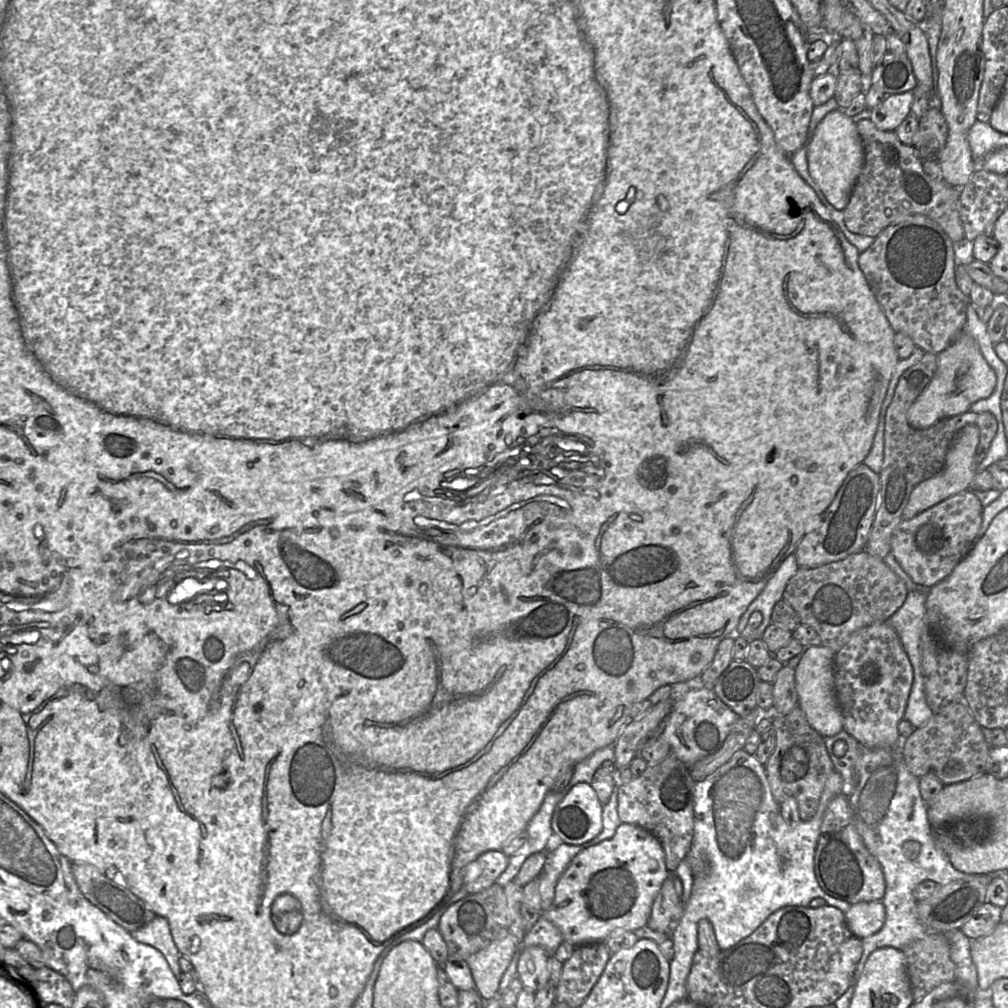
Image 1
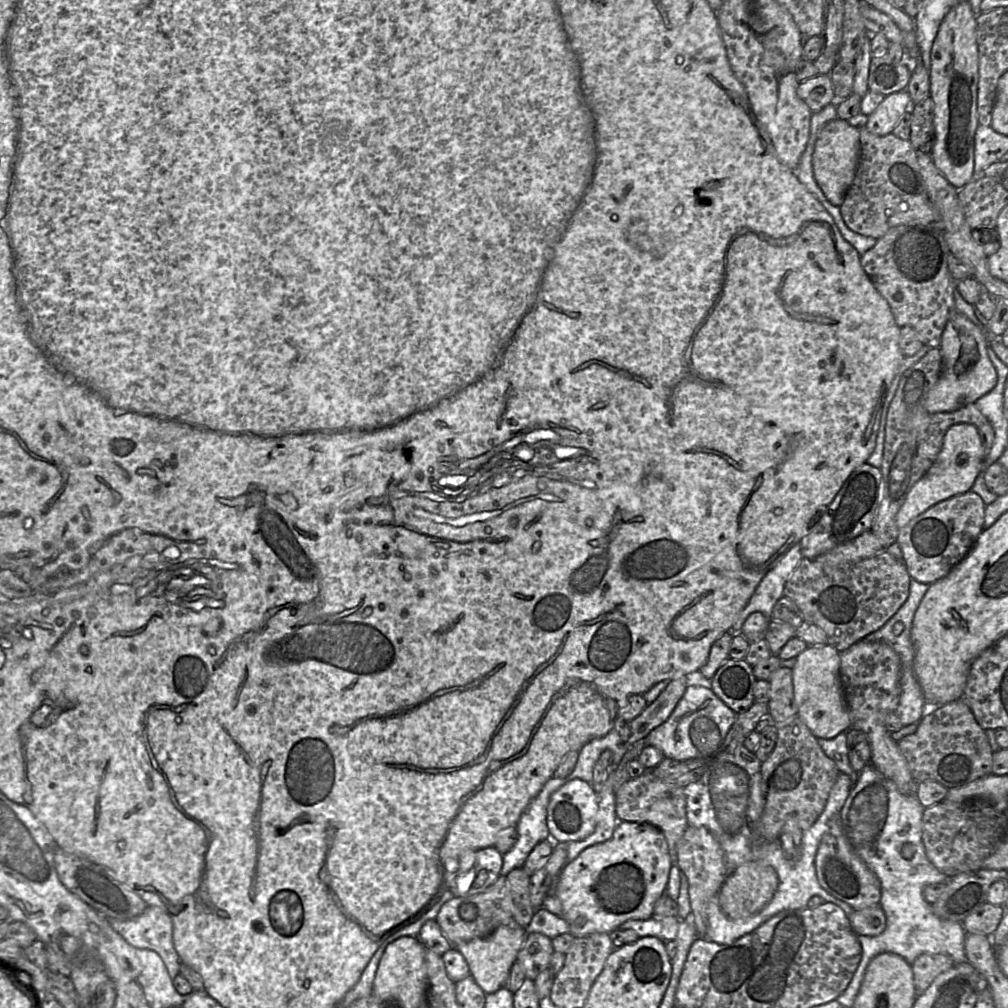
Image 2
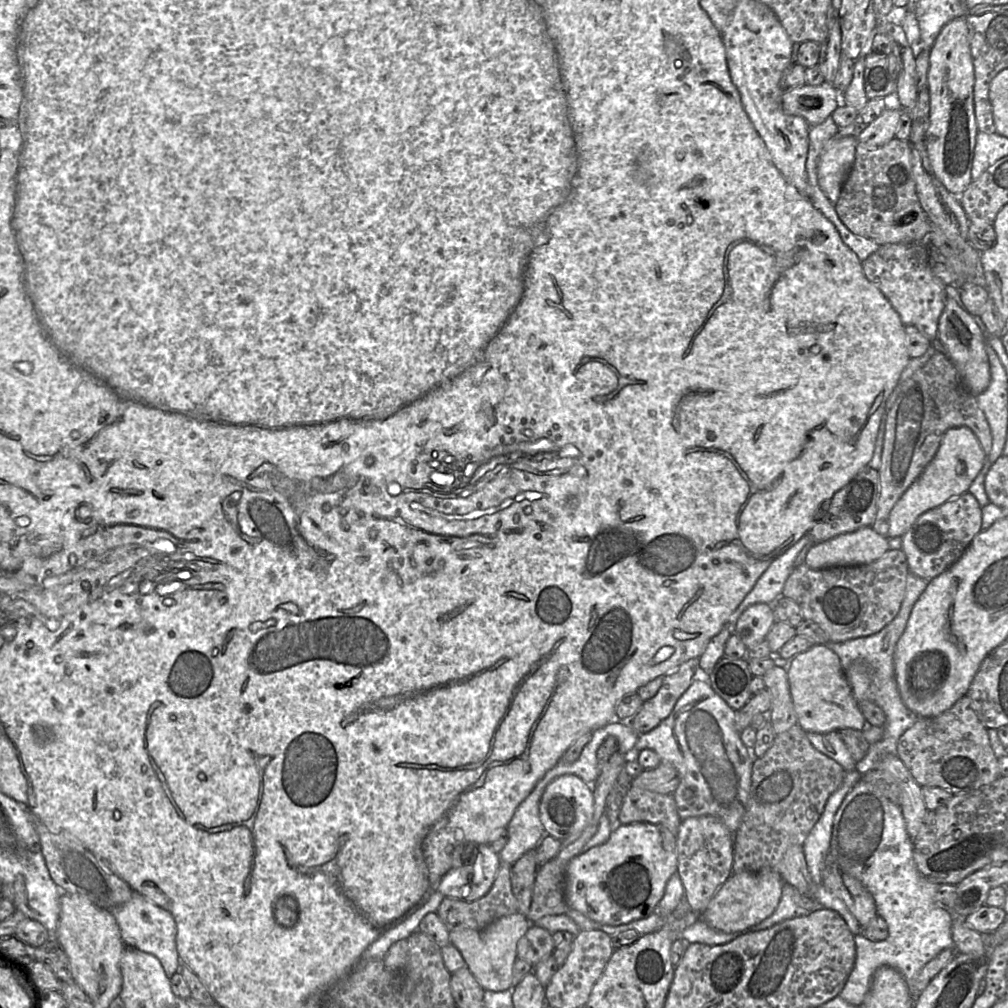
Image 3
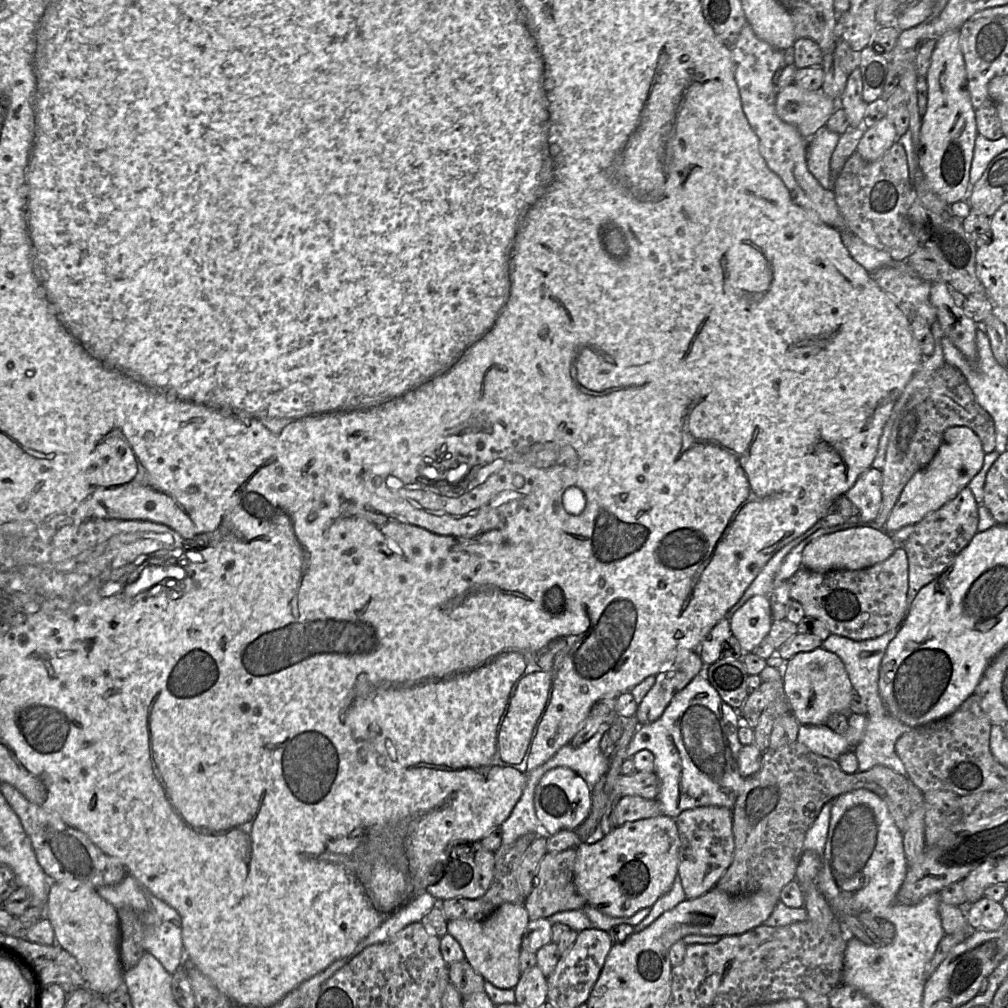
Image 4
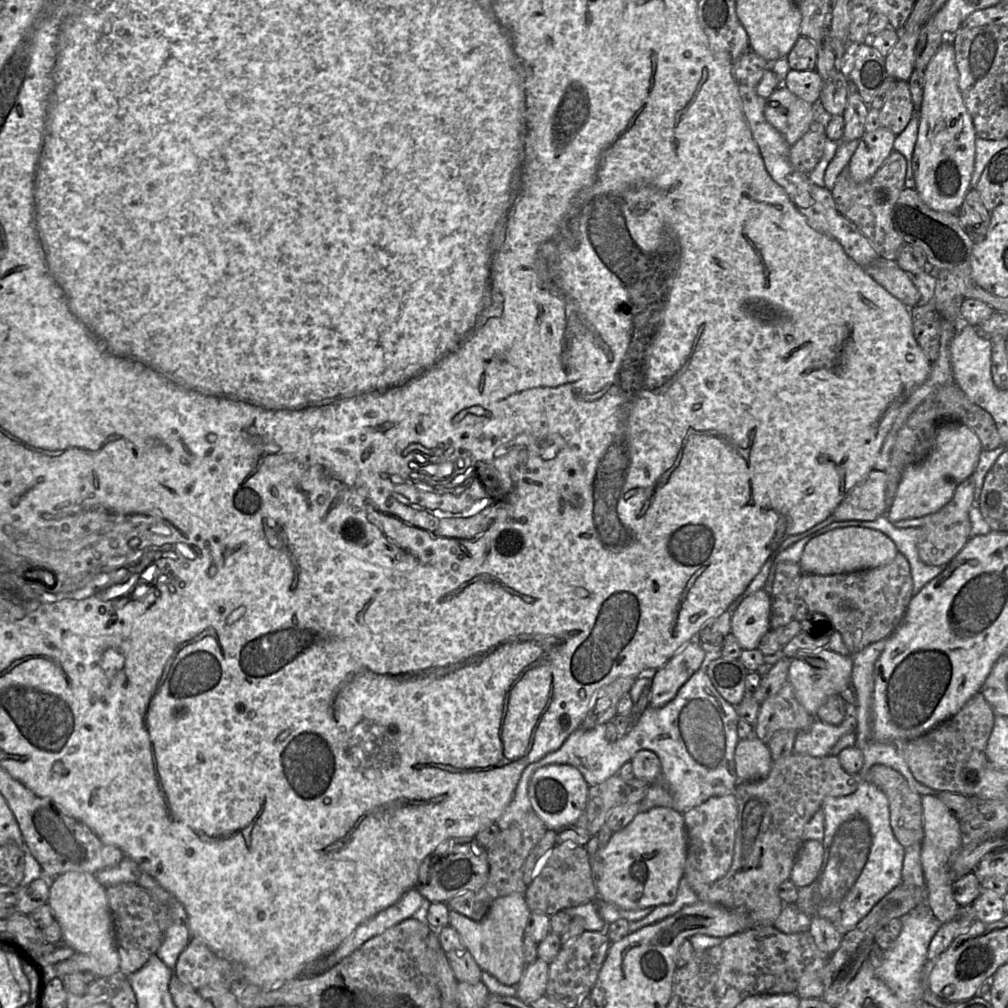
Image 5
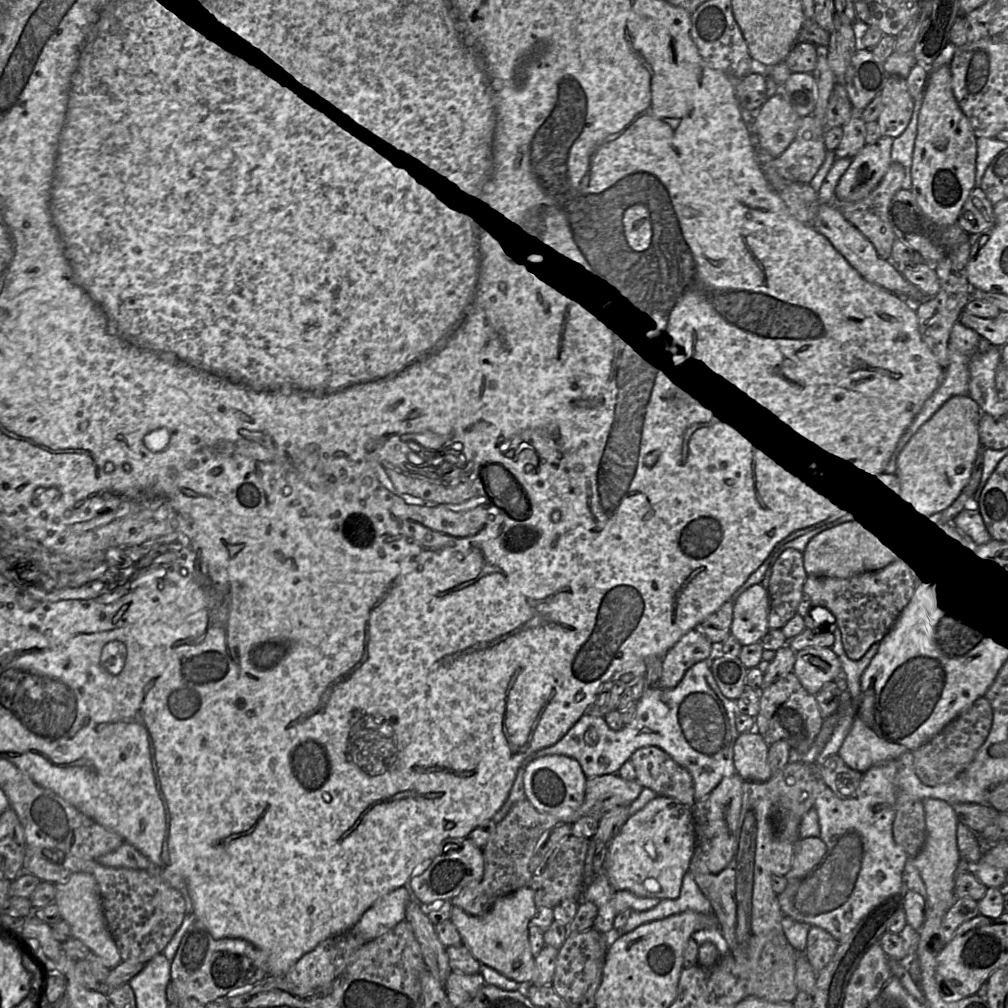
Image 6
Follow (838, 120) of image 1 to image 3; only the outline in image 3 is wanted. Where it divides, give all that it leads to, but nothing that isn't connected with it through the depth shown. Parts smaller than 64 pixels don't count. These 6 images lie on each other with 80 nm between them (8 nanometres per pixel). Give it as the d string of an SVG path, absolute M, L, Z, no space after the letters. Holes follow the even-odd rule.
M837 134L826 142L821 153L817 168L818 182L834 205L853 166L857 143L858 139L853 136Z

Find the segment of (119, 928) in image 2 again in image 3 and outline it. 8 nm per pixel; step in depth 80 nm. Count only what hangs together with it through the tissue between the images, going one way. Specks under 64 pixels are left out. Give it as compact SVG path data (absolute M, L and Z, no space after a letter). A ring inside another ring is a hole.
M133 890L131 899L120 906L108 908L113 914L126 947L147 952L159 959L166 975L171 978L179 971L182 962L176 946L176 923L170 912L157 906Z

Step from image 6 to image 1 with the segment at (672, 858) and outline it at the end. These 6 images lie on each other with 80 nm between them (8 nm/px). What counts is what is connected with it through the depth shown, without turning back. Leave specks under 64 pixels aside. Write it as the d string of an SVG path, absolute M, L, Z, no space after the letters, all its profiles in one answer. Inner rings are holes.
M622 822L612 838L590 846L574 857L557 882L551 907L542 915L560 930L565 941L574 946L606 942L614 932L637 931L647 925L654 900L669 876L660 841L648 830Z

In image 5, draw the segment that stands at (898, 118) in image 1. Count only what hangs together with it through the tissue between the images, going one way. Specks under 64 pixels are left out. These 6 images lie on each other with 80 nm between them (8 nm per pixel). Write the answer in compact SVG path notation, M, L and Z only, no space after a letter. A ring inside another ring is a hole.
M883 126L863 135L848 163L850 176L855 182L865 182L875 174L892 152L896 136Z

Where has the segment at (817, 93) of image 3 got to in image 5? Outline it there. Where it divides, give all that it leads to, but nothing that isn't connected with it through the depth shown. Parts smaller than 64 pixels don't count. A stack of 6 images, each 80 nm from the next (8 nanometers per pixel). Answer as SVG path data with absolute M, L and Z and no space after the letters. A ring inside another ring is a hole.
M780 86L766 100L766 120L784 137L791 147L809 129L814 121L824 116L818 104L810 104Z

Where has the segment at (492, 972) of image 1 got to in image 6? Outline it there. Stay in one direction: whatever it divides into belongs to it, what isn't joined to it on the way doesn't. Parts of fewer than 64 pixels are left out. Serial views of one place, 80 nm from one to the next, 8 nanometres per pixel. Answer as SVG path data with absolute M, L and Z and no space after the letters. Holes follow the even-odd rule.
M523 887L498 898L491 909L482 916L473 916L462 908L453 906L450 920L456 926L461 942L481 963L518 983L531 983L535 973L535 956L529 942L529 922L536 913L534 892Z

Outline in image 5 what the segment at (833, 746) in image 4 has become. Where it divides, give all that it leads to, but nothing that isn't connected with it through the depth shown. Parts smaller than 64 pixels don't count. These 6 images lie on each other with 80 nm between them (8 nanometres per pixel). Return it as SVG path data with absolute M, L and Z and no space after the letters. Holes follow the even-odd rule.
M846 703L845 716L839 725L824 723L815 717L809 729L797 732L793 752L813 757L828 756L843 735L856 731L856 713L856 706Z

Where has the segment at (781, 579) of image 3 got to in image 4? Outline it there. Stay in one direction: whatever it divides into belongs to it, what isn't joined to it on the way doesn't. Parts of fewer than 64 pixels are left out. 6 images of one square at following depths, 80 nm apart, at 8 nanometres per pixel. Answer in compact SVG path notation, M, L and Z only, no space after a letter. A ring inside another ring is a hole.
M800 537L795 541L789 542L766 563L739 601L728 611L727 618L729 619L729 622L731 616L751 597L756 595L769 597L770 593L774 589L774 578L784 559L790 551L804 539L805 538Z

